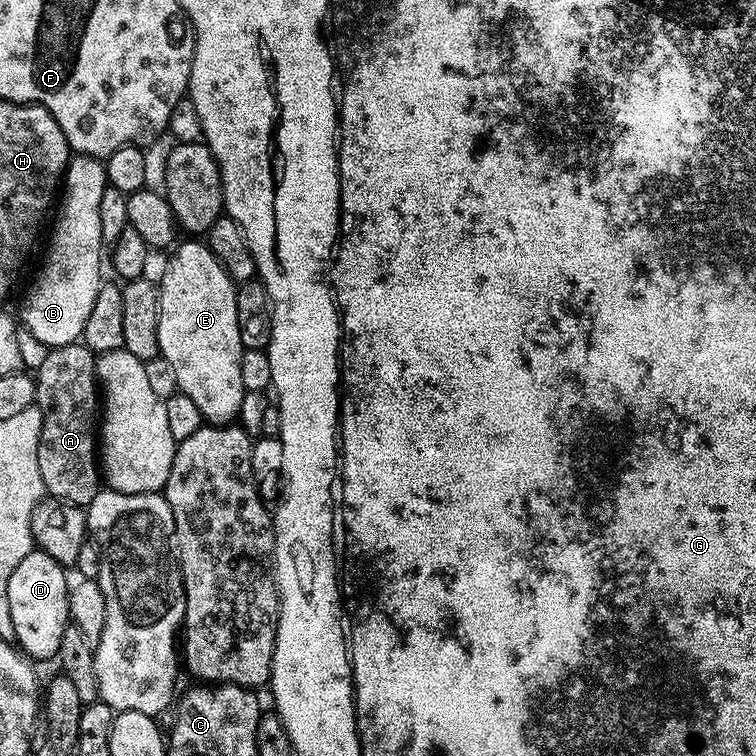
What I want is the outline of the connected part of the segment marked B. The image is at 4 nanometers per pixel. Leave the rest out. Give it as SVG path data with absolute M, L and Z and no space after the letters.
M76 154L69 159L68 170L62 177L64 205L52 228L52 252L64 256L72 251L72 268L42 269L36 289L25 298L24 309L18 312L37 342L48 348L77 343L84 335L86 318L90 318L90 309L102 283L100 251L106 248L99 218L105 185L104 166L97 157Z

